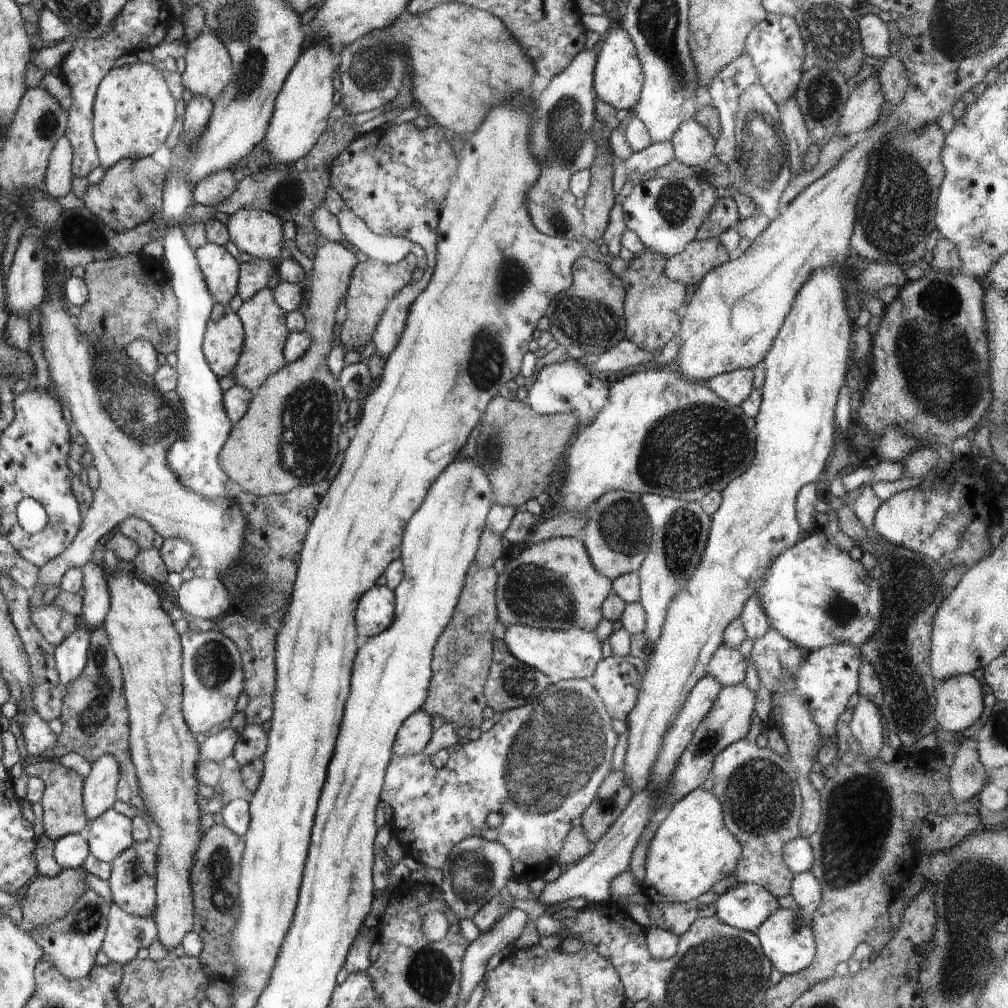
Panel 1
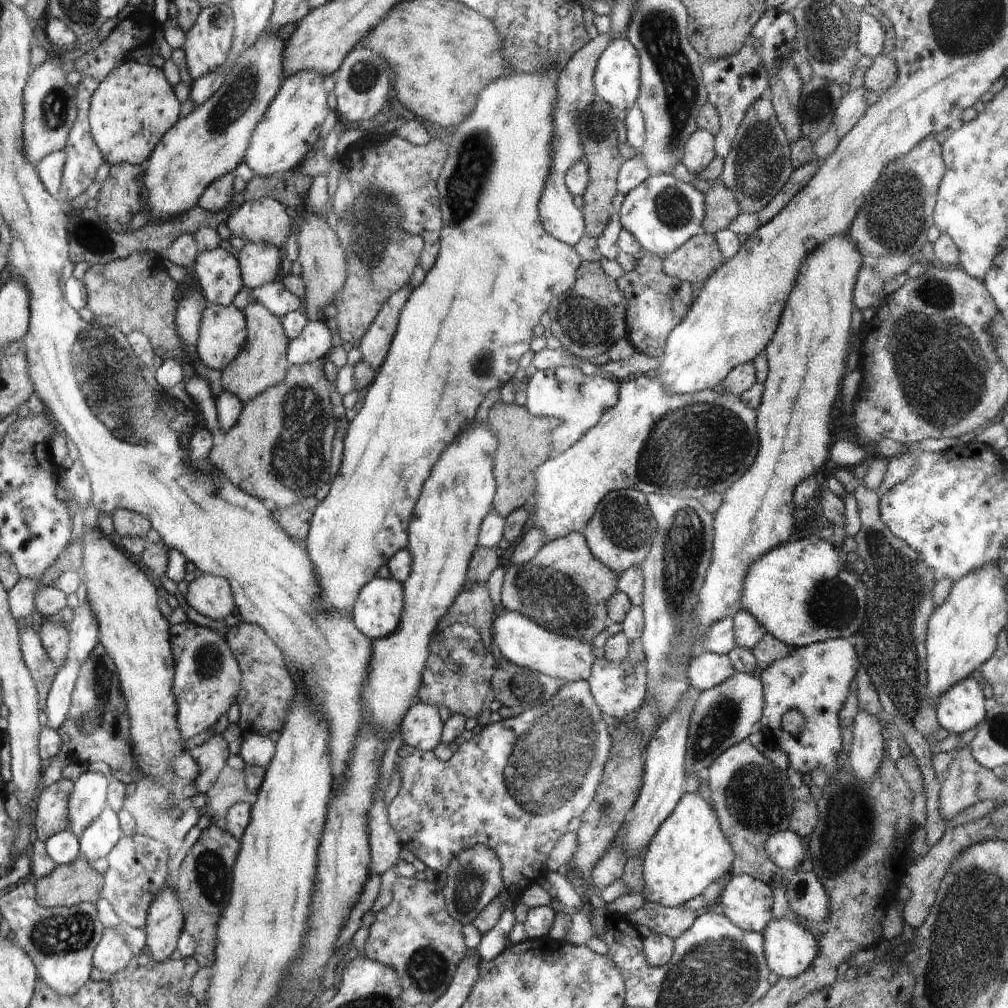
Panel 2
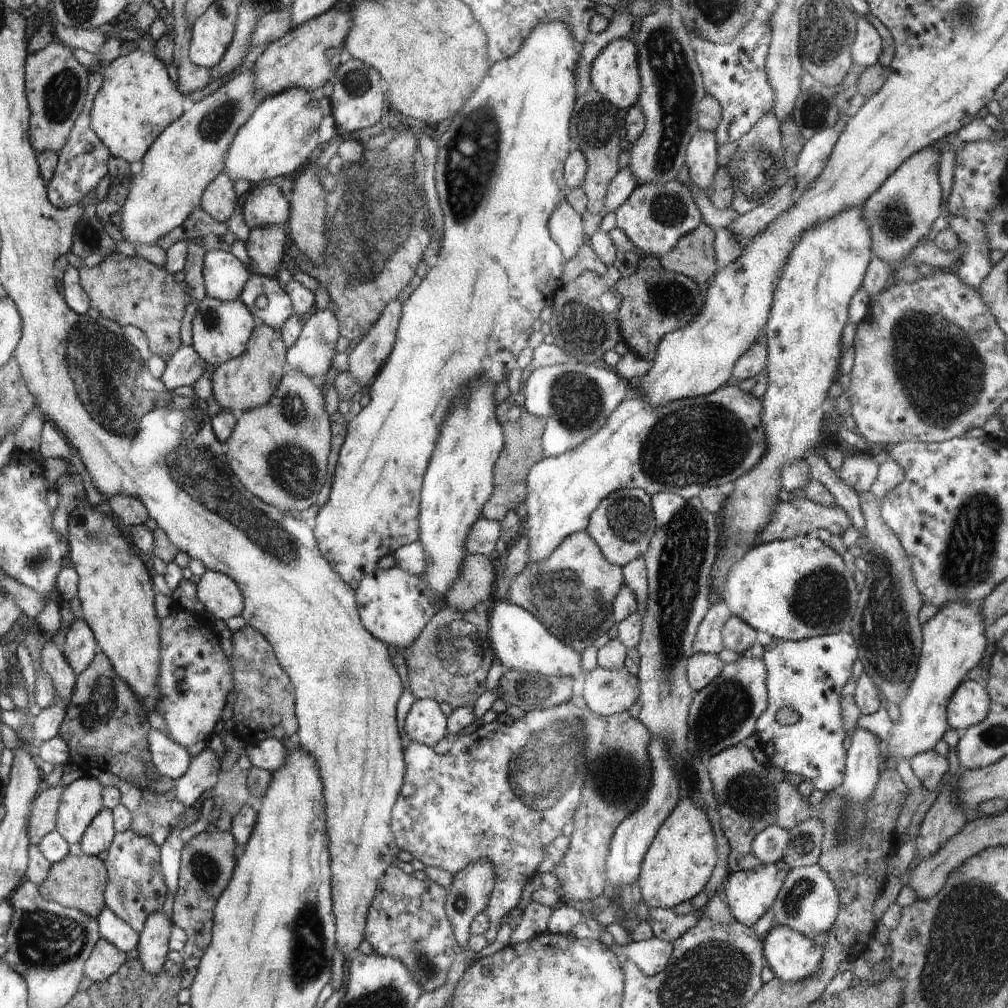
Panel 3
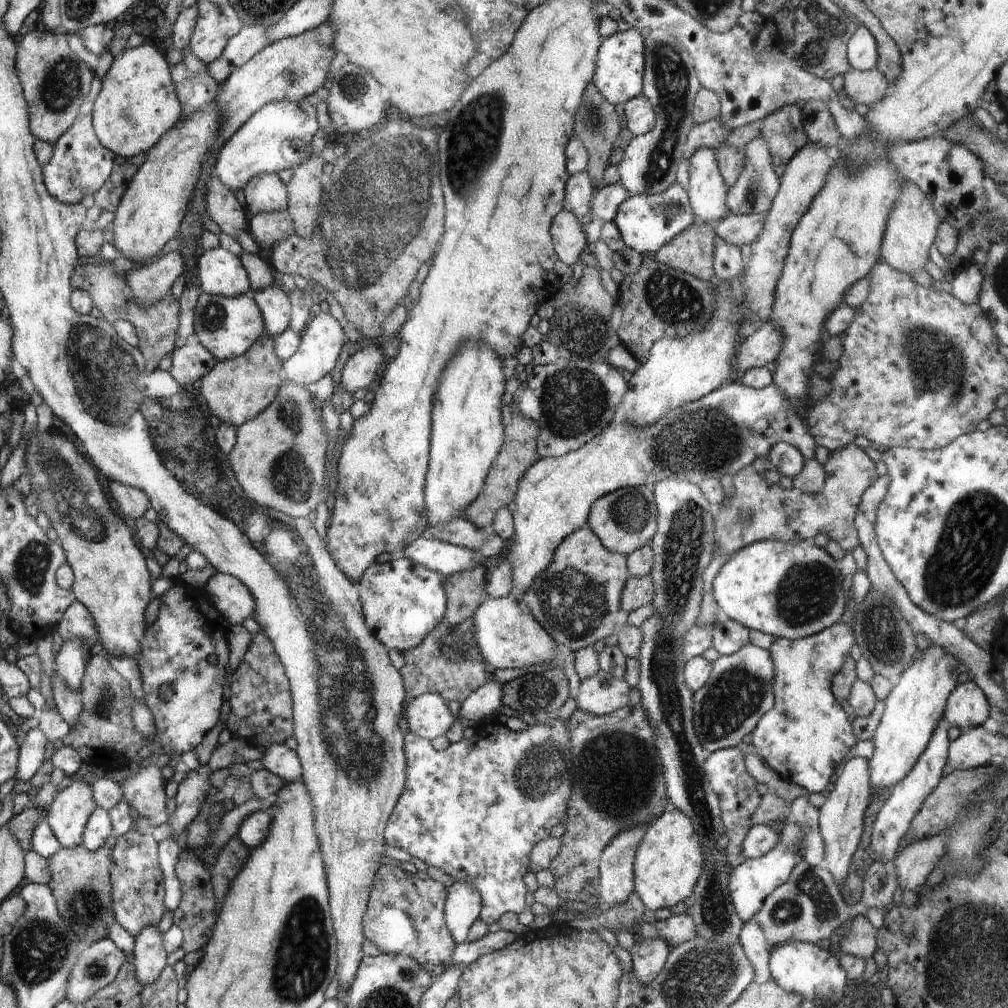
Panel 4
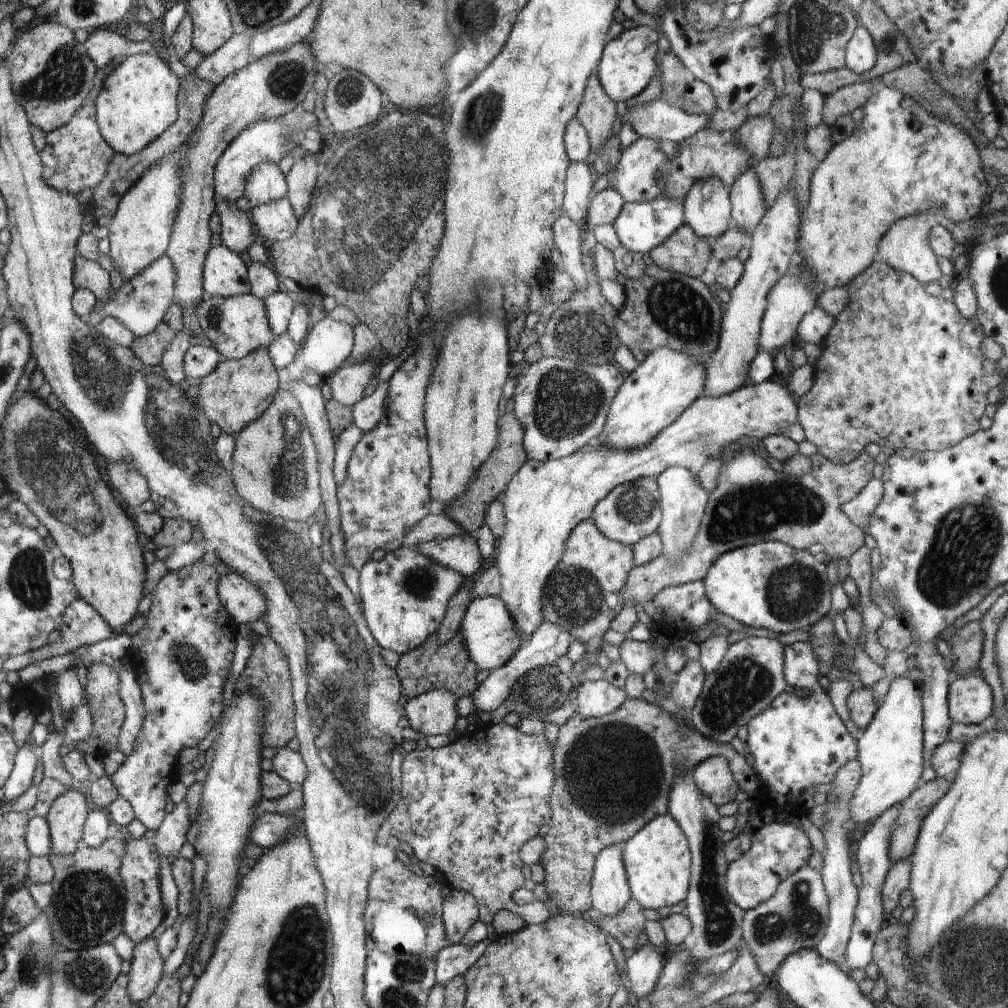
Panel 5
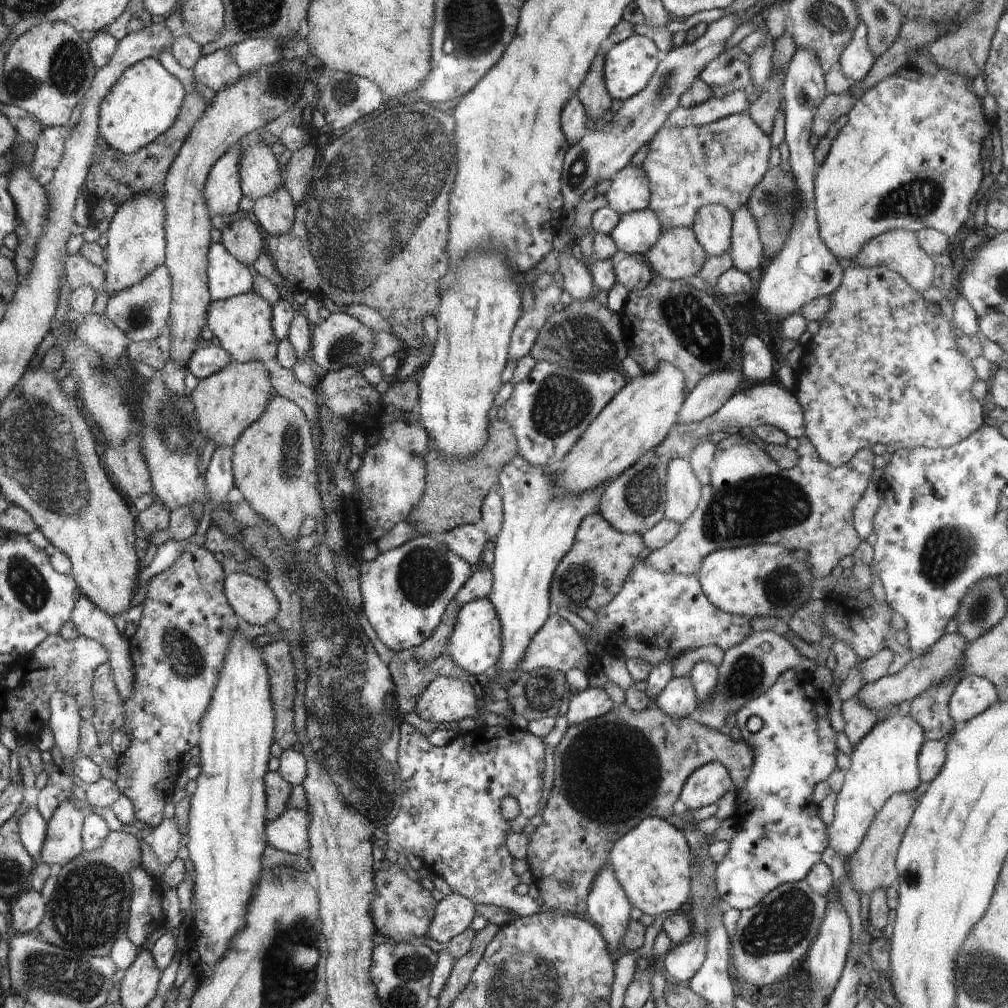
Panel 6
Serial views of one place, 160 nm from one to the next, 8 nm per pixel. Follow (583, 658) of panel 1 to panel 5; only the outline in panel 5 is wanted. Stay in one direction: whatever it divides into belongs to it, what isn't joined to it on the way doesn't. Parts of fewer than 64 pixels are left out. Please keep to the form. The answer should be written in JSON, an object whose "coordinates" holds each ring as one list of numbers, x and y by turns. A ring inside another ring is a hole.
{"coordinates":[[479,597,472,599,464,614,461,630,464,646,470,660,479,670,496,670,512,659,512,654,520,648,524,639,516,632,516,624,506,610,504,602,498,597]]}

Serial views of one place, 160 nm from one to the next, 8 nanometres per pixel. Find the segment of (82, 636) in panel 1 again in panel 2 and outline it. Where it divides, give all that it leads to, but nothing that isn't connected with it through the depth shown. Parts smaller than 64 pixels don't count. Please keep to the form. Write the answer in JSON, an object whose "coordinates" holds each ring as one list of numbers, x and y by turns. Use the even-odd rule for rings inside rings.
{"coordinates":[[71,660,57,670,55,679,44,699,44,709,48,723,45,727,57,729,64,724,71,708,71,694,75,689,75,682,79,678,82,662]]}

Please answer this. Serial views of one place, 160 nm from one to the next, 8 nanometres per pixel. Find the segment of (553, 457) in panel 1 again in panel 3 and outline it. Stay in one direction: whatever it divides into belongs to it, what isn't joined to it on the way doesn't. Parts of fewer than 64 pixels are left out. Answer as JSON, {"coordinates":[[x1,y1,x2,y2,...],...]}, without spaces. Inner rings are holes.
{"coordinates":[[508,401,496,405,495,415,503,430,504,448,500,451,500,456,493,468,494,490,483,506,482,516,501,522,507,512,521,510,527,498,528,471,545,457,541,438,546,421,531,415,524,406,516,406,514,402]]}

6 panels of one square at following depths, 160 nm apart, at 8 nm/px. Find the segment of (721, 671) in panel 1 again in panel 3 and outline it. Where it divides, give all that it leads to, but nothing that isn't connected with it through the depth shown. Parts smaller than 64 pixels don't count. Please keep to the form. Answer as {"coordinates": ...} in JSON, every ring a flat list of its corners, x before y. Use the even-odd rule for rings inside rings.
{"coordinates":[[696,653,687,660,687,681,693,692,702,690,720,674,725,663,712,653]]}

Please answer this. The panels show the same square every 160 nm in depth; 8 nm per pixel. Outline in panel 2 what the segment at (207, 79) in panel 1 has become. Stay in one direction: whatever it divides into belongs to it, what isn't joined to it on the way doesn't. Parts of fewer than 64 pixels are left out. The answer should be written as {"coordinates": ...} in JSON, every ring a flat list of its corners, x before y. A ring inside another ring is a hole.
{"coordinates":[[221,4,201,9,195,24,185,30,185,43,182,49,188,72,194,81,224,66,234,42,234,24,235,17,231,8,226,4]]}

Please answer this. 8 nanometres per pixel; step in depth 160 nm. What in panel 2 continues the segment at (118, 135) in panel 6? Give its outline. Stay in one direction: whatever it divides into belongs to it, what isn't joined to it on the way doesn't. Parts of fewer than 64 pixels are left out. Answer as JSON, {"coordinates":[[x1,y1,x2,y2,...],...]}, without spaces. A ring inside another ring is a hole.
{"coordinates":[[124,60,100,82,91,96,89,110,92,138,107,162,142,165,179,120,181,102,174,96,163,69]]}

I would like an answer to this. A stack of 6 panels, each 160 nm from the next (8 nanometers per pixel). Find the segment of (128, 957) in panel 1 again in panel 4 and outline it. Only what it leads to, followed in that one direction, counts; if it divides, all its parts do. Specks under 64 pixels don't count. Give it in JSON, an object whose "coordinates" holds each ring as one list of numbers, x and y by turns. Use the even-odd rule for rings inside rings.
{"coordinates":[[107,936,91,943,80,952,80,958,69,974,67,999,75,1005,85,1004,96,992,115,980,124,958,124,951]]}

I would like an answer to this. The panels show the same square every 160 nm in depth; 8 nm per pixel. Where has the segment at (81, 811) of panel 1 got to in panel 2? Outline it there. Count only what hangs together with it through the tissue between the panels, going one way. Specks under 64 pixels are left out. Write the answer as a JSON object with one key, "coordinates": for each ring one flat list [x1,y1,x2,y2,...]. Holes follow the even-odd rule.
{"coordinates":[[61,778,40,790,33,831,41,841,45,842,56,833,69,830,69,806,73,788,72,781]]}

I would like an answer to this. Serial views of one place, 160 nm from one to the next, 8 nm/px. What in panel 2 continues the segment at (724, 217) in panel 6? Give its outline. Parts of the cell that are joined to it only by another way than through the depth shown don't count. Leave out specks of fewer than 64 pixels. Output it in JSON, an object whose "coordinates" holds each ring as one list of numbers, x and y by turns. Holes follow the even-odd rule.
{"coordinates":[[698,128,684,145,681,162,690,172,697,174,714,160,714,156,715,135]]}

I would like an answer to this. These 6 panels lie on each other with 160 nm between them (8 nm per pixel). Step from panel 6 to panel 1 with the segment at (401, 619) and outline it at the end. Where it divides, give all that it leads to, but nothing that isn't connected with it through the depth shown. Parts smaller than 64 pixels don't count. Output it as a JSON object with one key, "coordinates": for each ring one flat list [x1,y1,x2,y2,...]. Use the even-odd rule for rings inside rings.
{"coordinates":[[374,585,358,601,355,610,357,634,370,639,383,633,394,617,395,594,387,585]]}

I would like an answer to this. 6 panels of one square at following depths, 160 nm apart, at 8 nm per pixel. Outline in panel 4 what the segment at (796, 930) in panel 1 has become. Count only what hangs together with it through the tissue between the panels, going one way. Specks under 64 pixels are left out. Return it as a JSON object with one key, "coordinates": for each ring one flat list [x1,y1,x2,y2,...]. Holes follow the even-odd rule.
{"coordinates":[[789,940,777,944,771,949,769,958,769,971,771,978,784,991,798,993,803,999,820,1000,821,1004,830,1002,839,1002,845,995,844,990,848,980,846,972,840,966,839,958,823,950,816,943,807,943,804,941]]}

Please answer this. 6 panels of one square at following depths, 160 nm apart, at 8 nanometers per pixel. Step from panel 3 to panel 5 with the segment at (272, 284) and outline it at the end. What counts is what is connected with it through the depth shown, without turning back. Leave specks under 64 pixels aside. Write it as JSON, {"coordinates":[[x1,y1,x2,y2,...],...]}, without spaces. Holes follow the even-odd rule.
{"coordinates":[[281,289,264,298,263,302,267,304,268,319,275,338,287,333,287,327,297,299,285,289]]}

